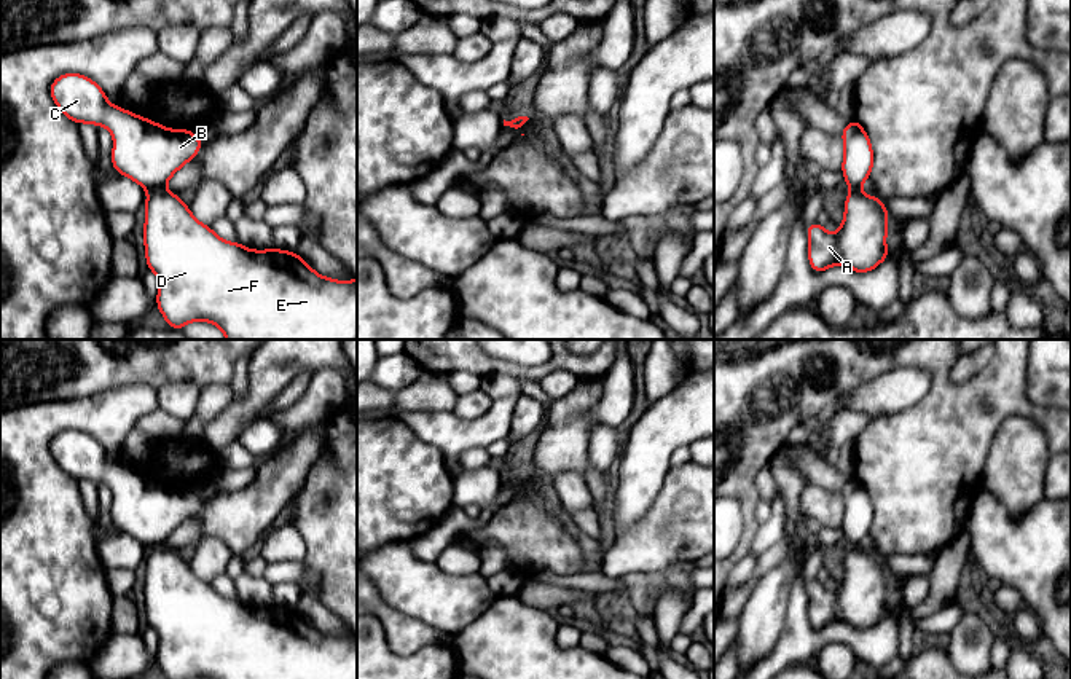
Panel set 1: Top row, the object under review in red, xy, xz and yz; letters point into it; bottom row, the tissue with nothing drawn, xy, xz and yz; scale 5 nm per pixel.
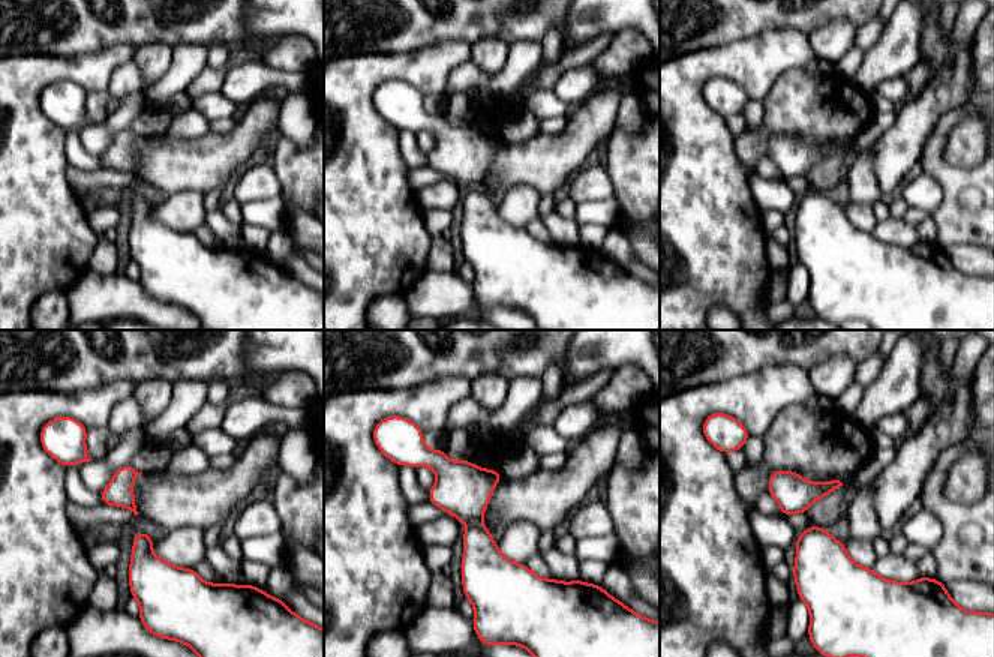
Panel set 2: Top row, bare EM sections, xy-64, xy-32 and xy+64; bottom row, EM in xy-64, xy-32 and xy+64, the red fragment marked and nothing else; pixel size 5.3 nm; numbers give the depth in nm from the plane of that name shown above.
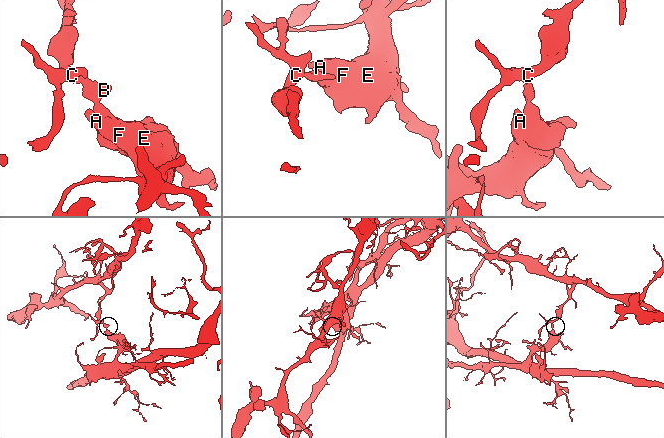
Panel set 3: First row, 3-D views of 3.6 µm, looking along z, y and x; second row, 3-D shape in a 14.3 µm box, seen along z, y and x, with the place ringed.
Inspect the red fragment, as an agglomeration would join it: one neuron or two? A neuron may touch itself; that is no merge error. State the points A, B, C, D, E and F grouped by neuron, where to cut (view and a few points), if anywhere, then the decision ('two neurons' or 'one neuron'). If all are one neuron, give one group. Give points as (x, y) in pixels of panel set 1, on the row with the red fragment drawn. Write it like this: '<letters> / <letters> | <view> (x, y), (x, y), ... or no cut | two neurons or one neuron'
A D E F / B C | xy (161, 188), (149, 192) | two neurons

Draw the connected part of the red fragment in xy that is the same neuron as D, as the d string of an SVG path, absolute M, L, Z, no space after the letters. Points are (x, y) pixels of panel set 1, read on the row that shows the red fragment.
M151 190L145 201L143 228L147 266L159 279L156 306L169 328L188 322L217 325L226 340L357 340L357 279L339 282L317 274L296 252L250 250L218 237L199 223L174 191Z

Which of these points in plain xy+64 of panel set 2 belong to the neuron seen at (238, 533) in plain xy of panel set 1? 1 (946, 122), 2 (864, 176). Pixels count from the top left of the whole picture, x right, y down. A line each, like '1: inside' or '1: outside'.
1: outside
2: outside

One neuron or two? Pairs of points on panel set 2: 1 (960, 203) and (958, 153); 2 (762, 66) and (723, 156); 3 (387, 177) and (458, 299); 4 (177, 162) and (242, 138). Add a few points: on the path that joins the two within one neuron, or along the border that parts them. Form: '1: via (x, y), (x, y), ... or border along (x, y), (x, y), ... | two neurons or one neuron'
1: border along (951, 131), (945, 161), (960, 167), (976, 165) | two neurons
2: via (727, 66), (712, 66), (694, 84), (694, 122) | one neuron
3: border along (426, 270), (404, 294) | two neurons
4: via (194, 162), (204, 162), (225, 153) | one neuron

